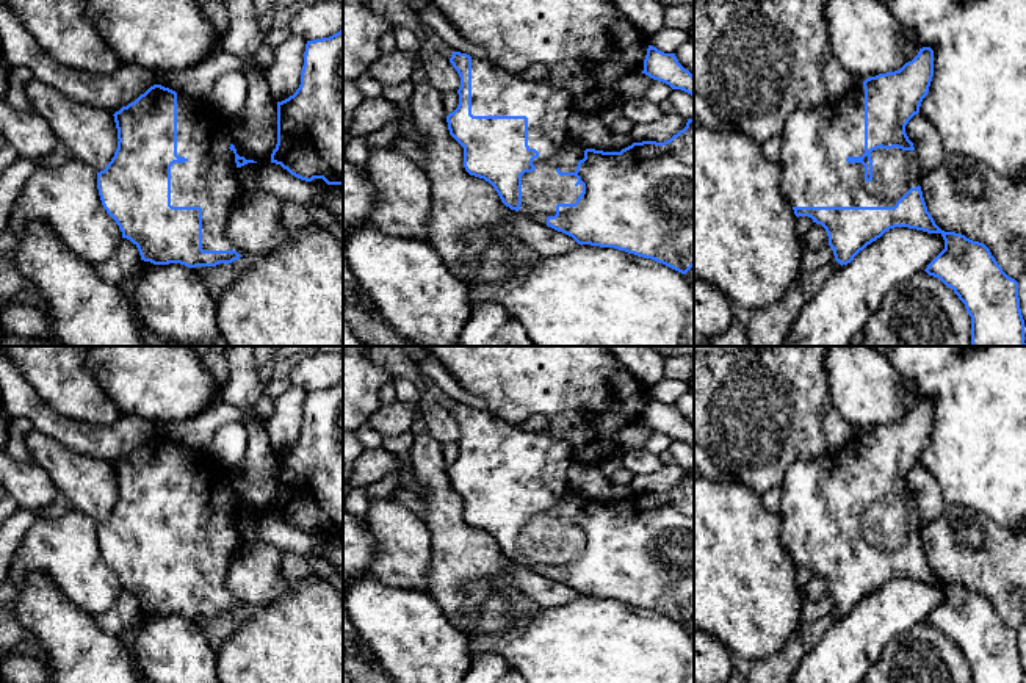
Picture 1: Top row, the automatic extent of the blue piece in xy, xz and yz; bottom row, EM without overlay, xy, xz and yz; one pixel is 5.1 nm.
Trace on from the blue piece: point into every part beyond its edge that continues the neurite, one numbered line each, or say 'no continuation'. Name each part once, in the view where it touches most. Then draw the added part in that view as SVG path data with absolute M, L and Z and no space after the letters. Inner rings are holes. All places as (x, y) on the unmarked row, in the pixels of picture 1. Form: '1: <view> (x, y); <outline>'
1: xy (209, 530); M177 445L177 506L185 508L185 514L171 517L171 556L202 559L202 600L232 602L226 586L233 555L243 547L238 534L238 519L235 504L230 501L232 489L229 475L221 465L201 454Z

